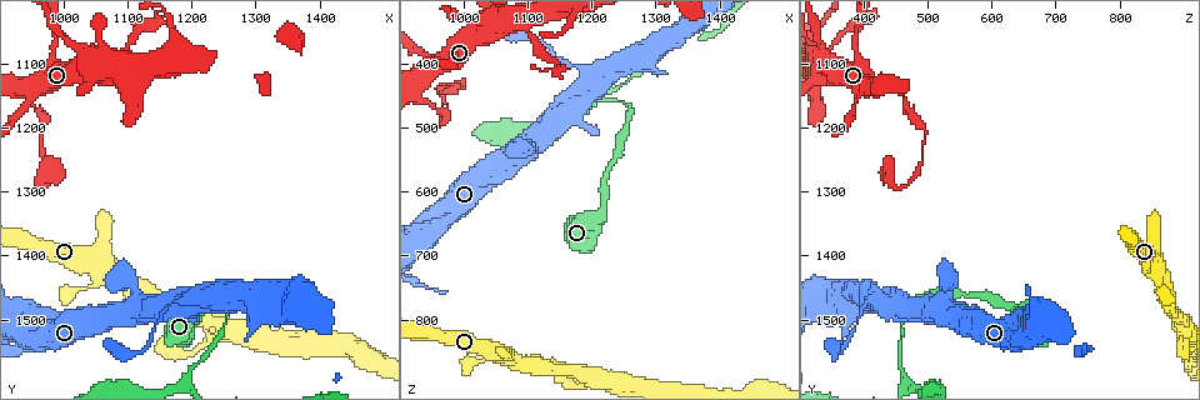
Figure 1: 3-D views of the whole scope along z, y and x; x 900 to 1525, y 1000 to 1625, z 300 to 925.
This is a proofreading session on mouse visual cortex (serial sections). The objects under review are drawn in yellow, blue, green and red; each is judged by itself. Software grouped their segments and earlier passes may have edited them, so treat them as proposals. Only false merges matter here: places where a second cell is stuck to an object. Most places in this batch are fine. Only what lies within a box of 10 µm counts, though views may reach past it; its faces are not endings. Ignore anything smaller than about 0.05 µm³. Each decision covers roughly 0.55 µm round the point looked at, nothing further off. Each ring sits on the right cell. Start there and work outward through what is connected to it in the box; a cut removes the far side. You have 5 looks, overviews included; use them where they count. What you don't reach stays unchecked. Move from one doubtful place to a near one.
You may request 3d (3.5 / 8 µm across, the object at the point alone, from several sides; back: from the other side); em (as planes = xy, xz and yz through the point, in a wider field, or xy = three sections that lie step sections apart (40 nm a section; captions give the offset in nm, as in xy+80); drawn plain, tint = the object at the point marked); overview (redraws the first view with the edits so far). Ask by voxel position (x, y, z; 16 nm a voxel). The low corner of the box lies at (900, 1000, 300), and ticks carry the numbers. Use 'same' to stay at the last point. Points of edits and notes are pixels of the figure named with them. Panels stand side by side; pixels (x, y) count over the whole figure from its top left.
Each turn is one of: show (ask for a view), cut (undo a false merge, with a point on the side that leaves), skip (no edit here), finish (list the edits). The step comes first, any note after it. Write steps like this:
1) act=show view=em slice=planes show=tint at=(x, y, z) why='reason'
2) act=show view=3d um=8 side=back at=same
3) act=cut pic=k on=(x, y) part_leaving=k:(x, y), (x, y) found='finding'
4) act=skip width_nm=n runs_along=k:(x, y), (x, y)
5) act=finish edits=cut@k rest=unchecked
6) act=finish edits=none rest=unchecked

act=show view=3d um=8 at=(1050, 1440, 860) why='three arms meet'

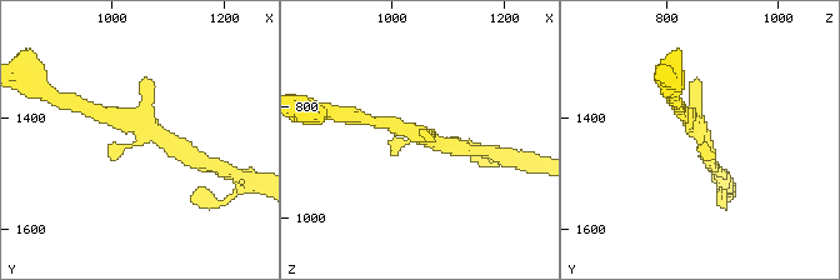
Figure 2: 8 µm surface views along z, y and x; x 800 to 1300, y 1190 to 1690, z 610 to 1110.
act=show view=3d um=3.5 at=same

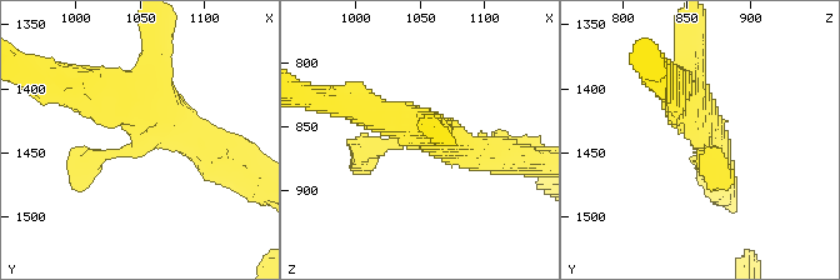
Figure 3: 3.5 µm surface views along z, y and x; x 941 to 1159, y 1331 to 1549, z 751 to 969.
act=show view=em slice=xy step=5 show=tint at=(1052, 1440, 864) arms=3 arm_widths_nm=300,400,500 why='need the tissue'

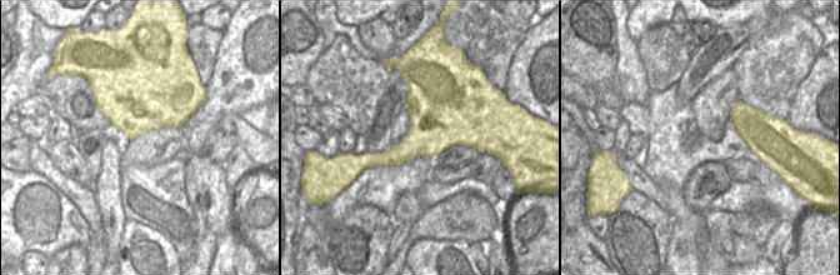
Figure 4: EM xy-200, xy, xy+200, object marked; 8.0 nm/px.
act=skip width_nm=500 runs_along=3:(679, 85), (724, 178) found='continuous, no second cell'

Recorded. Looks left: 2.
act=show view=3d um=3.5 side=back at=(1195, 1585, 460) why='thin neck'

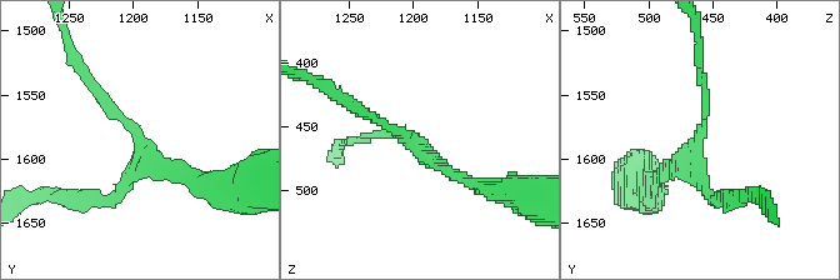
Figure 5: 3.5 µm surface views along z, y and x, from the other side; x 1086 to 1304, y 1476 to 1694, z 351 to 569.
act=show view=em slice=planes show=tint at=(1194, 1586, 464) why='need the tissue'

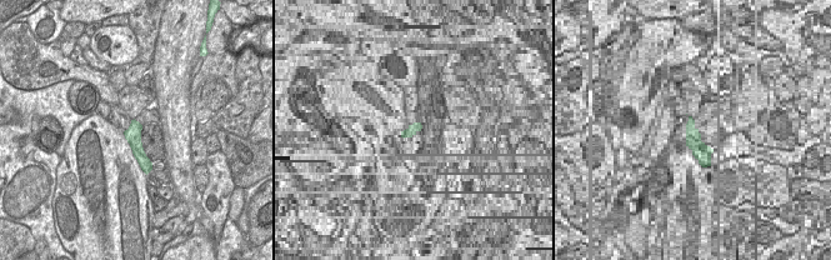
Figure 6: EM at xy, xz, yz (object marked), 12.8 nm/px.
act=skip runs_along=5:(89, 84), (150, 156), (200, 180) found='one cell here'

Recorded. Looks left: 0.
act=finish edits=none rest=unchecked

